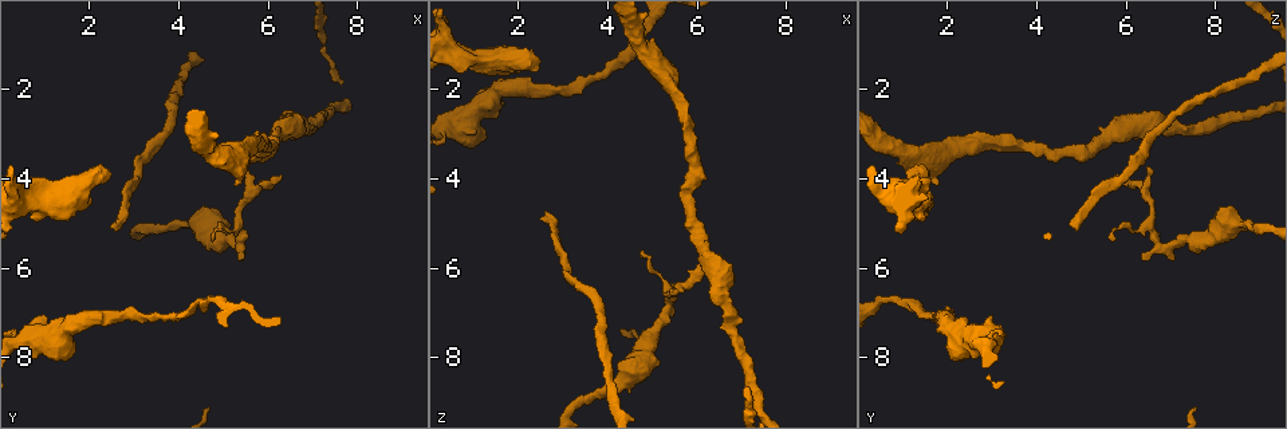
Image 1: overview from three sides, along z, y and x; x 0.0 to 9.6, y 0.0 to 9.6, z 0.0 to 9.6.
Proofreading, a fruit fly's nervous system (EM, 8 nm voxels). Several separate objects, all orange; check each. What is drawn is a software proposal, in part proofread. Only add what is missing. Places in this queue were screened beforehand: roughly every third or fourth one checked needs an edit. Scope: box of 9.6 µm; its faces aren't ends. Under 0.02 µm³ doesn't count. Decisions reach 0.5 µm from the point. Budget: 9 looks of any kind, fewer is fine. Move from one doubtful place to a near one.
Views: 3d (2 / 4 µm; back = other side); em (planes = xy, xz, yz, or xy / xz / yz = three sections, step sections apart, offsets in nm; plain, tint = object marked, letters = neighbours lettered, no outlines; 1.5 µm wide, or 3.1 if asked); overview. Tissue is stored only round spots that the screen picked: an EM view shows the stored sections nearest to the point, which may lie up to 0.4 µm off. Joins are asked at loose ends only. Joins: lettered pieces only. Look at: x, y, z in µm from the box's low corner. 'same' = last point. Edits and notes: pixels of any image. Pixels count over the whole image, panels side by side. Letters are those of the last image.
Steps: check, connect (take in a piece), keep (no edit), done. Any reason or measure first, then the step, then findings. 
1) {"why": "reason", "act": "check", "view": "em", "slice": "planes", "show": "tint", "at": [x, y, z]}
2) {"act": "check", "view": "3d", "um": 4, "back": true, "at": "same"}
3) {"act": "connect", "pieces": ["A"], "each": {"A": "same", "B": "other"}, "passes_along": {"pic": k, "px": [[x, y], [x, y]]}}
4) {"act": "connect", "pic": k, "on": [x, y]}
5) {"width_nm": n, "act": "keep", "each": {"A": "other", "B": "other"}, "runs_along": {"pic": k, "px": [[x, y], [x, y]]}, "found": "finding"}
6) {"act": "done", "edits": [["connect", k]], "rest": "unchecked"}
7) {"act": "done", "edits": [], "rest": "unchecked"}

{"why": "free end", "act": "check", "view": "em", "slice": "xy", "step": 8, "show": "letters", "at": [2.35, 3.85, 1.55]}

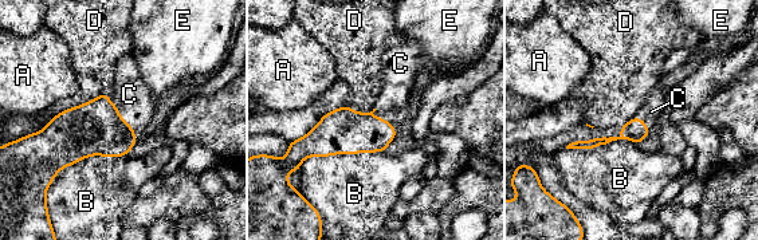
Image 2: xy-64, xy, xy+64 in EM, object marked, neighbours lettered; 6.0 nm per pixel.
{"act": "connect", "pieces": ["C"], "each": {"A": "other", "B": "other", "C": "same", "D": "other", "E": "other"}, "passes_along": {"pic": 2, "px": [[94, 128], [118, 115], [129, 94]]}, "found": "the neuron continues"}

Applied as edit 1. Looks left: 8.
{"why": "free end", "act": "check", "view": "3d", "um": 2, "at": [5.30, 4.10, 1.75]}

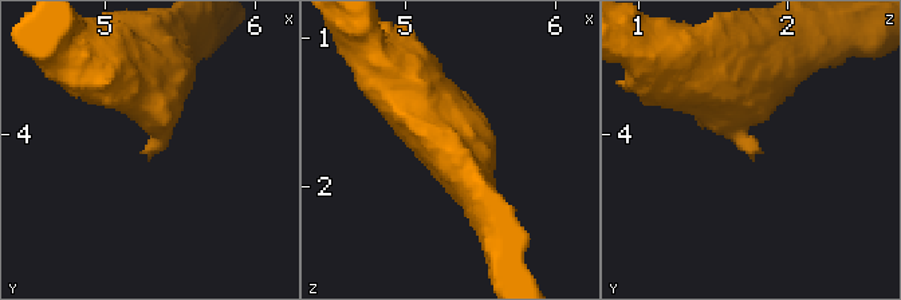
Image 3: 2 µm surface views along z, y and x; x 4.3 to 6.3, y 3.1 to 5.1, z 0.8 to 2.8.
{"why": "need the tissue", "act": "check", "view": "em", "slice": "xz", "step": 4, "show": "letters", "at": [5.28, 4.10, 1.80]}

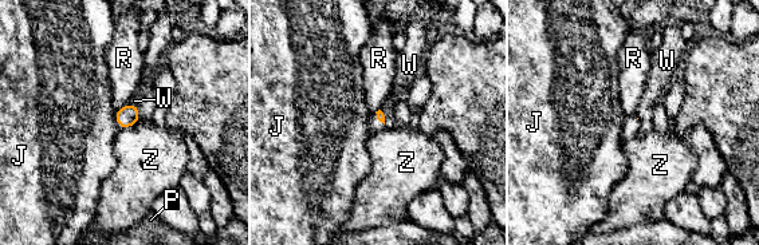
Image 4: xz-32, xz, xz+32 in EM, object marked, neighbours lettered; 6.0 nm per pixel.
{"act": "keep", "each": {"J": "other", "P": "other", "R": "other", "W": "other", "Z": "other"}, "border": {"pic": 4, "px": [[117, 110], [115, 122]]}, "found": "no lettered piece goes on from it"}

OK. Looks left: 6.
{"why": "free end", "act": "check", "view": "em", "slice": "xz", "step": 4, "show": "tint", "at": [6.30, 3.85, 5.80]}

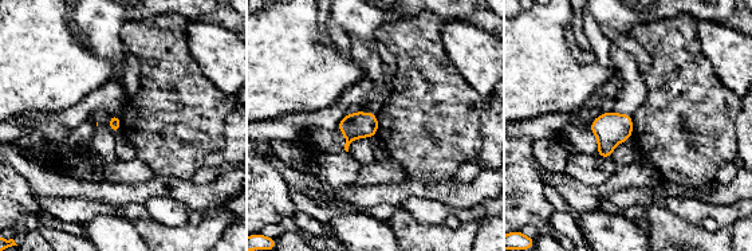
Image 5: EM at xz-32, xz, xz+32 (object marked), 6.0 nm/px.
{"why": "another direction", "act": "check", "view": "em", "slice": "planes", "show": "letters", "at": "same"}

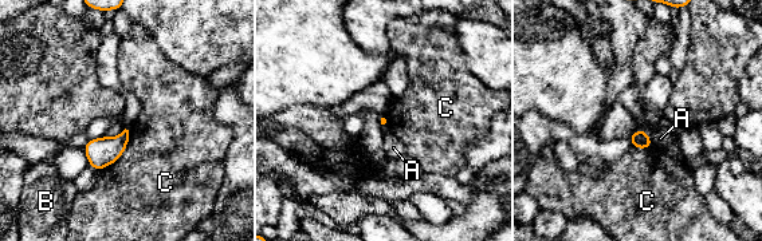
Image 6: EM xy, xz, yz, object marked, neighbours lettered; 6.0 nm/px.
{"act": "keep", "each": {"A": "other", "B": "other", "C": "other"}, "border": {"pic": 6, "px": [[129, 130], [122, 154], [99, 170]]}, "found": "none of them fits"}

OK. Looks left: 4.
{"why": "an open end", "act": "check", "view": "em", "slice": "planes", "show": "plain", "at": [2.50, 5.10, 4.95]}

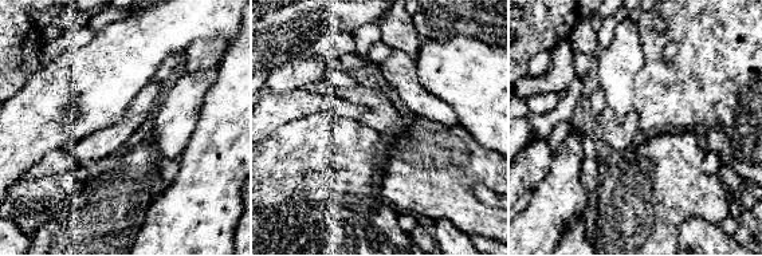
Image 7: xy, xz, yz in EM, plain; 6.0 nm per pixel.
{"why": "where the object lies", "act": "check", "view": "em", "slice": "planes", "show": "tint", "at": "same"}

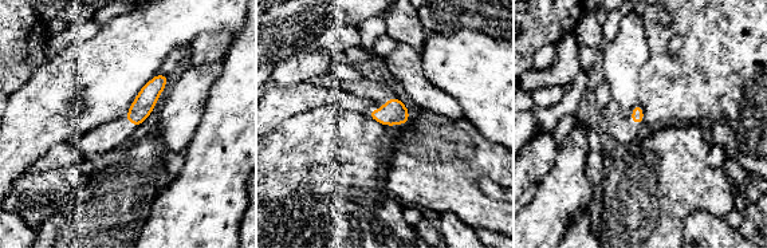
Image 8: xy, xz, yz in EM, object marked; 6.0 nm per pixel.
{"act": "check", "view": "em", "slice": "planes", "show": "letters", "at": "same"}

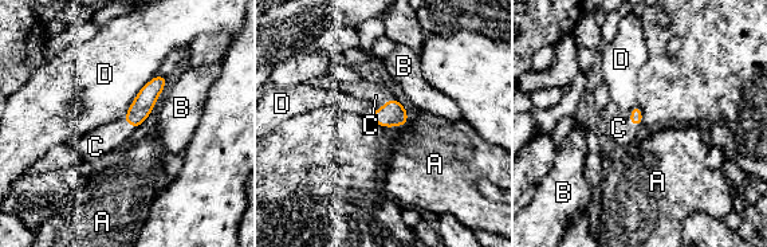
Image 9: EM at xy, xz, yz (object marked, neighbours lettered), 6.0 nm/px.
{"act": "connect", "pieces": ["C"], "each": {"A": "other", "B": "other", "C": "same", "D": "other"}, "passes_along": {"pic": 9, "px": [[392, 113], [381, 109], [376, 95]]}, "found": "the neuron continues"}

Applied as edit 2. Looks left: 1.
{"act": "done", "edits": [["connect", 2], ["connect", 9]], "rest": "unchecked"}

